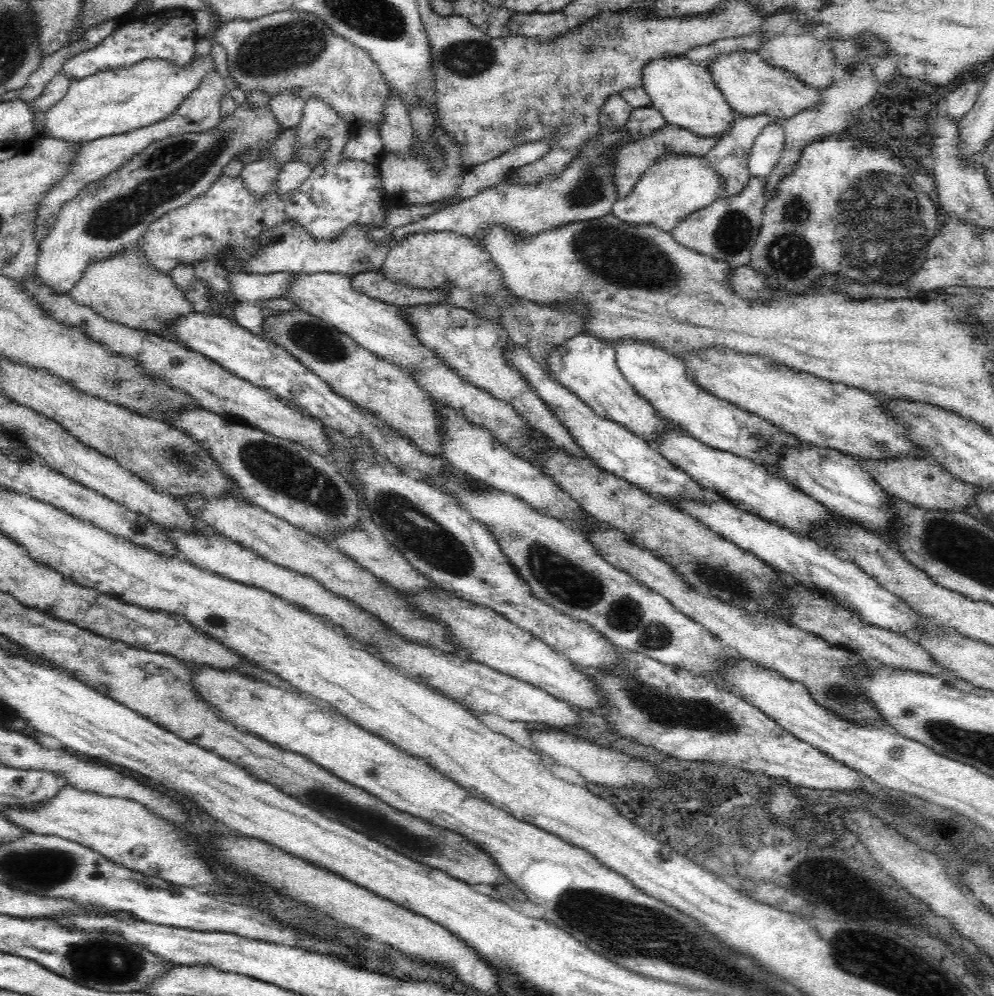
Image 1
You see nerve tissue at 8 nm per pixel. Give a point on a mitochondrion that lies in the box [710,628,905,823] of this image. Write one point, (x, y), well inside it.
(837, 695)

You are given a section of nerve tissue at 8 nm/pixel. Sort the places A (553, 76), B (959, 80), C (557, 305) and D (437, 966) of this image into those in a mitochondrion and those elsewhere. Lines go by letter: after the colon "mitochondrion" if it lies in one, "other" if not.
A: other
B: other
C: other
D: other

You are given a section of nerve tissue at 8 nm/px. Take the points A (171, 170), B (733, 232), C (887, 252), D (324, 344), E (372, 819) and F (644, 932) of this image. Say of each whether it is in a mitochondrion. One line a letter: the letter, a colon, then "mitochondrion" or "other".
A: mitochondrion
B: mitochondrion
C: mitochondrion
D: mitochondrion
E: mitochondrion
F: mitochondrion

